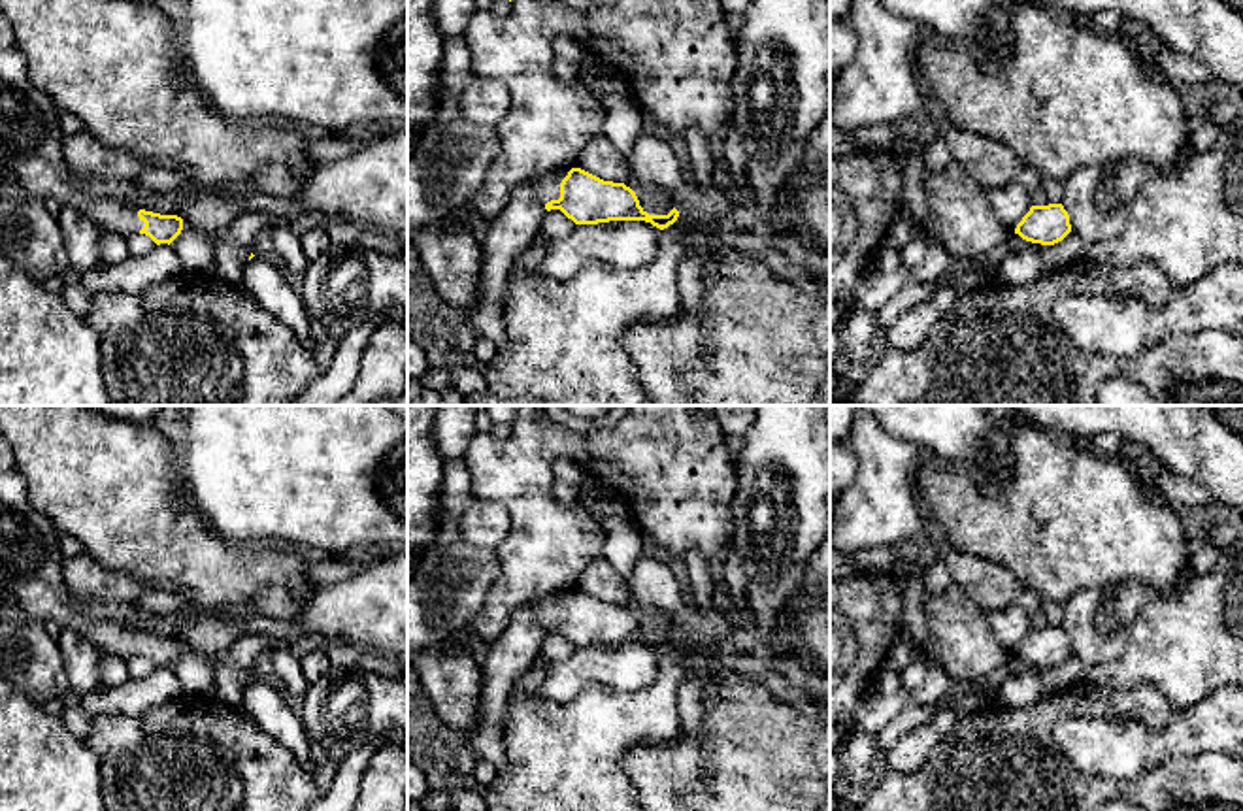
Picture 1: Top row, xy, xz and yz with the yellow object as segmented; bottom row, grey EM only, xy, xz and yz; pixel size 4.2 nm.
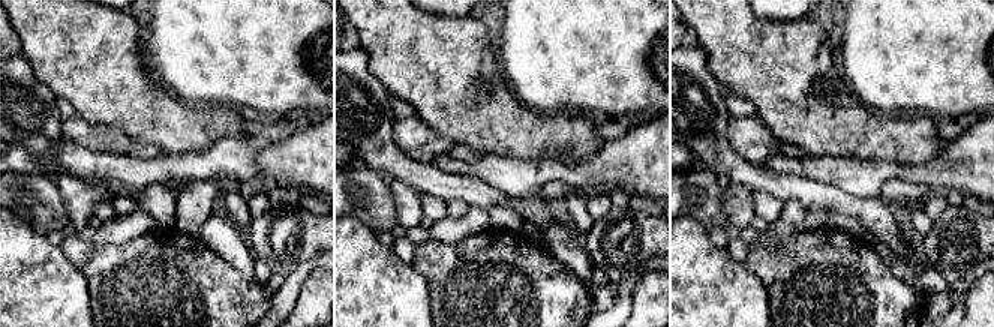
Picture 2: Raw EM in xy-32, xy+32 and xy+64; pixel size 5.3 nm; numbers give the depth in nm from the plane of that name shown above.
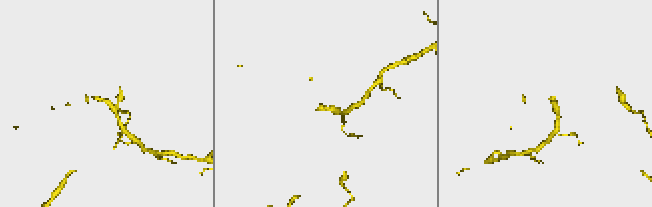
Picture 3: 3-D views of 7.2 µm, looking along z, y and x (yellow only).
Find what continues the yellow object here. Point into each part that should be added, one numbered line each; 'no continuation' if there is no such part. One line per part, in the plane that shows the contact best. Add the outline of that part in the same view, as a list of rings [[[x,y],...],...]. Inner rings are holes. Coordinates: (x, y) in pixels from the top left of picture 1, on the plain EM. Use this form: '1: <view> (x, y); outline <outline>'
1: xz (547, 610); outline [[[558,590],[555,594],[549,594],[549,596],[530,602],[538,624],[545,628],[551,622],[558,622],[560,621],[560,605],[566,598],[568,598],[568,594]]]

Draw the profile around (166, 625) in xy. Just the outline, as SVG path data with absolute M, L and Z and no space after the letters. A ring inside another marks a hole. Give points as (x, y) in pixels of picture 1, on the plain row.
M70 596L70 605L87 621L113 621L136 630L138 634L145 632L160 637L177 637L191 622L191 619L181 613L151 613L136 602L106 604L92 598L79 600Z

